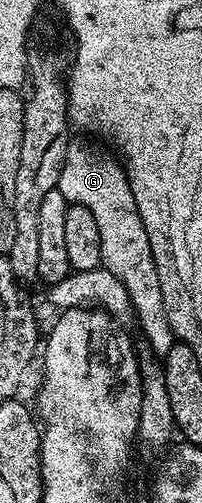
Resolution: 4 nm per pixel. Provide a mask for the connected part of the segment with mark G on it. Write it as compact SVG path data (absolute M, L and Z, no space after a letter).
M71 146L66 149L66 161L60 170L57 188L64 194L67 205L79 204L92 210L92 218L96 218L96 227L100 230L102 267L116 274L124 290L128 290L128 298L134 307L133 317L148 340L147 347L155 356L165 358L176 342L176 334L164 311L164 294L160 294L156 262L150 253L144 222L140 222L136 210L136 198L132 198L126 169L117 159L109 160L90 148Z

